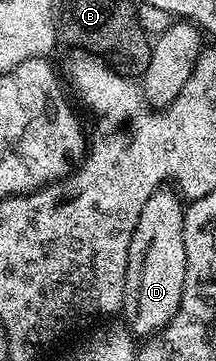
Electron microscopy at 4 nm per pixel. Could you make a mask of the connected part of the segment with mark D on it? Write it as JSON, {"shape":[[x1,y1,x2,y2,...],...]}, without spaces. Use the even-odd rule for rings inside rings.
{"shape":[[173,188,157,189,144,203,136,219,136,231,128,247,128,267,124,275,124,299,120,310,125,324,138,339,149,339,176,315,184,295,188,255,184,251,186,205]]}

